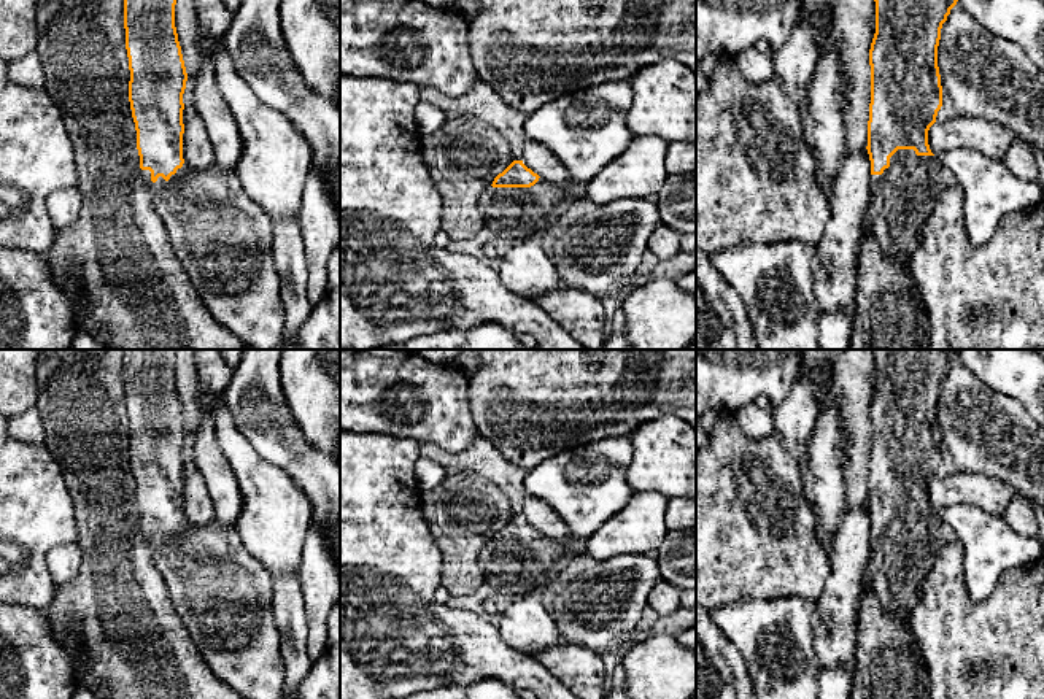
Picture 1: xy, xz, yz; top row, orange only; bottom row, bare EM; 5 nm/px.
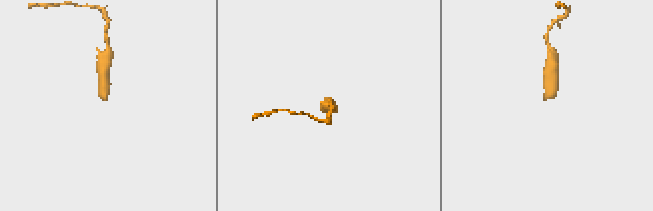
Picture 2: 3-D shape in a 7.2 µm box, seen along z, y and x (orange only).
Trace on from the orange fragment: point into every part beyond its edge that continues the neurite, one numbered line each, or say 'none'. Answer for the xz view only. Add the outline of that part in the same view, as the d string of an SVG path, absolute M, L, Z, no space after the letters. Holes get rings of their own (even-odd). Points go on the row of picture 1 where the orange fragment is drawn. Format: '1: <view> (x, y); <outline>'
1: xz (517, 213); M539 178L531 187L489 186L480 200L485 227L501 238L548 240L559 227L561 214L572 205L567 202L570 183L563 187Z

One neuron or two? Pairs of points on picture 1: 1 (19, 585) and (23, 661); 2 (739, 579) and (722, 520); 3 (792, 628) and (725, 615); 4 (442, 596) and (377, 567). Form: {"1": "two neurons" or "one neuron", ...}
{"1": "two neurons", "2": "one neuron", "3": "one neuron", "4": "two neurons"}

